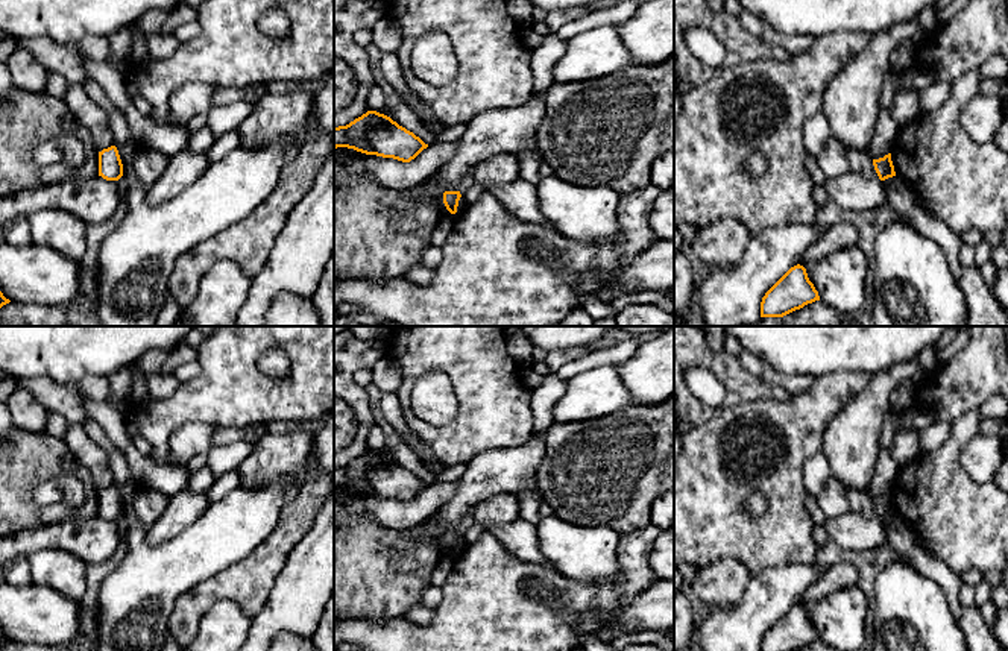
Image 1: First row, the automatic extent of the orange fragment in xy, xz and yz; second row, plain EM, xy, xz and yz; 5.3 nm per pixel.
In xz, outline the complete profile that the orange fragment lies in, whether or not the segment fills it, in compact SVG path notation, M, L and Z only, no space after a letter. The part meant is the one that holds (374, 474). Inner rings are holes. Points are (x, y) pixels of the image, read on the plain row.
M367 451L349 464L334 467L334 489L337 487L410 502L428 484L390 457Z

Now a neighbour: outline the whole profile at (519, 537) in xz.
M518 517L507 524L487 527L486 530L519 561L554 569L539 549L537 528L531 522Z

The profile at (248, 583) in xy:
M317 467L284 505L276 528L257 549L176 599L169 631L181 649L193 642L200 619L220 599L235 602L250 619L261 612L290 551L313 527L332 486L334 476Z

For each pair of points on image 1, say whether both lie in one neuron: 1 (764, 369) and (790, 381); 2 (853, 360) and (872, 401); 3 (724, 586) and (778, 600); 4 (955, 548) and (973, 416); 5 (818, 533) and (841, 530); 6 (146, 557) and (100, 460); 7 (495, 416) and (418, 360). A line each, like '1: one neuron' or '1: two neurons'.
1: one neuron
2: two neurons
3: two neurons
4: one neuron
5: two neurons
6: two neurons
7: one neuron

